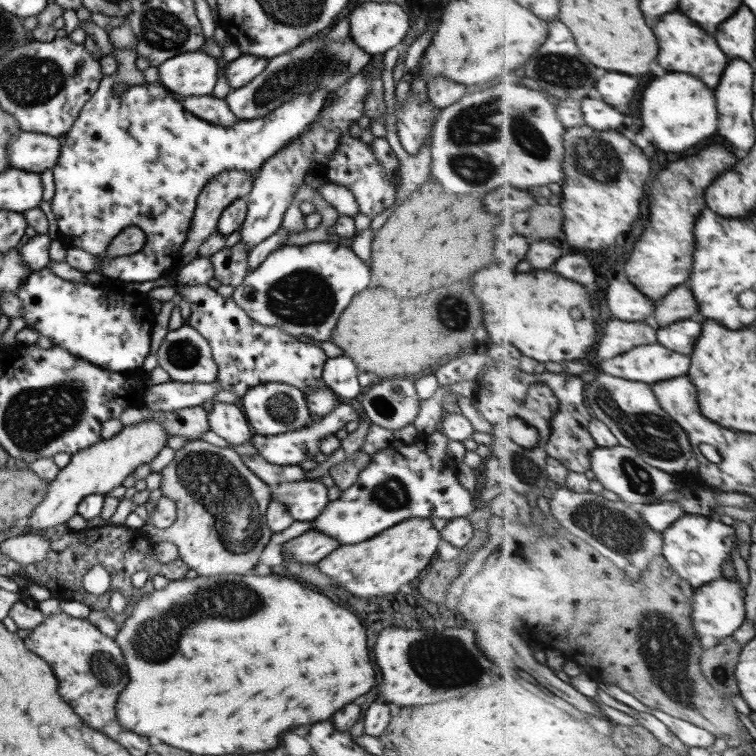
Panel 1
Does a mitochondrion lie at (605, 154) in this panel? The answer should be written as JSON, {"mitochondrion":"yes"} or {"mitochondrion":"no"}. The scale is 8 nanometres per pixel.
{"mitochondrion":"yes"}

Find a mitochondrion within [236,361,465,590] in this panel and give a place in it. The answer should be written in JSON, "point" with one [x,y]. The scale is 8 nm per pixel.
{"point":[391,494]}

